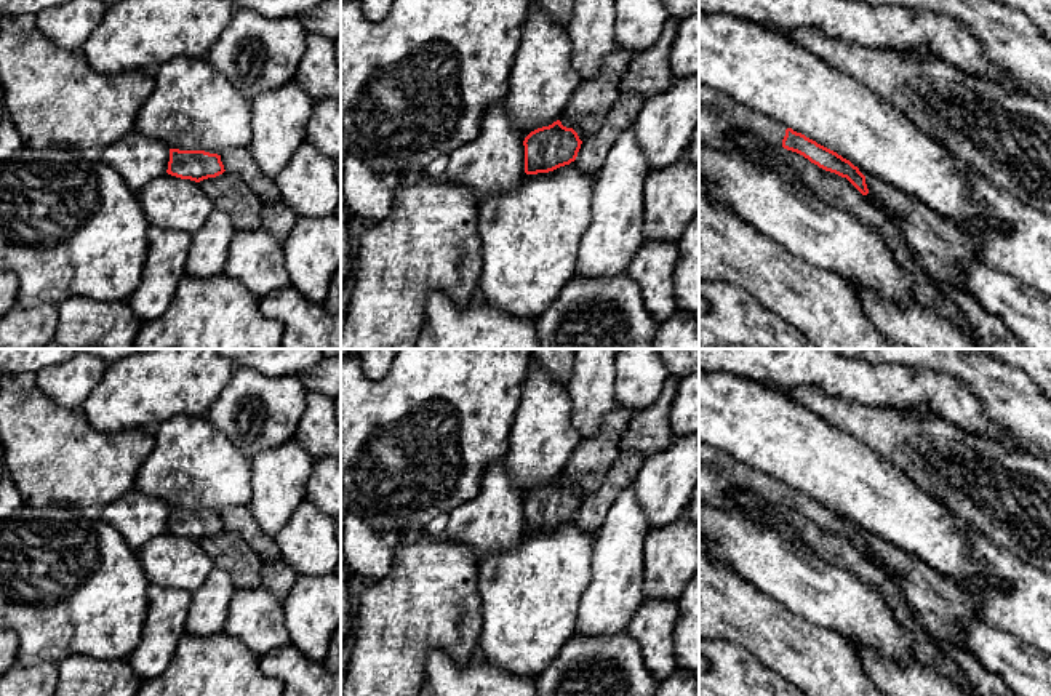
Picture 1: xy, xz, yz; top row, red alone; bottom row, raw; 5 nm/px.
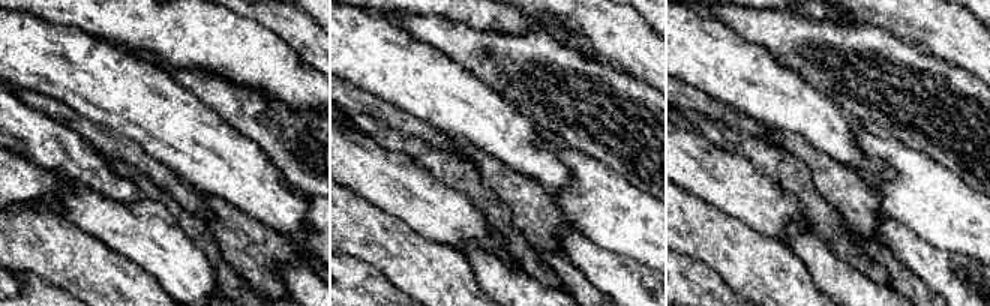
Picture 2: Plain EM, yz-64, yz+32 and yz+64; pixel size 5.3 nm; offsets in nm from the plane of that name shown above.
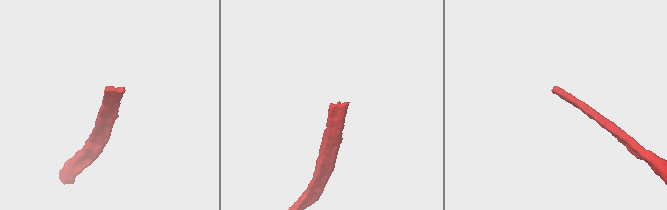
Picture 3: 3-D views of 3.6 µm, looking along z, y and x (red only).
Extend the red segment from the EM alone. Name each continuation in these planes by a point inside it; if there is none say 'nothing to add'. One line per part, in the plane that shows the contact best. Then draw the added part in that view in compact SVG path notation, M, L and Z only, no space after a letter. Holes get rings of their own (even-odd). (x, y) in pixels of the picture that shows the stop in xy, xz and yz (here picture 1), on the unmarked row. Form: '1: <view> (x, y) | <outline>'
1: yz (741, 476) | M699 442L699 462L726 478L741 491L752 491L768 504L782 506L787 485L766 475L702 442Z

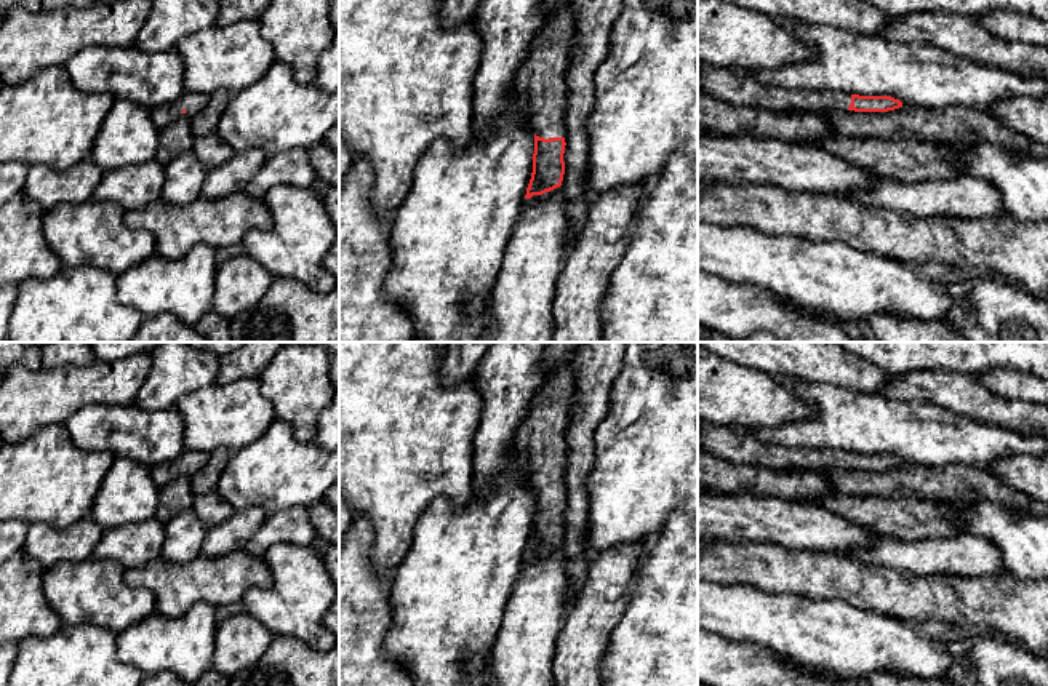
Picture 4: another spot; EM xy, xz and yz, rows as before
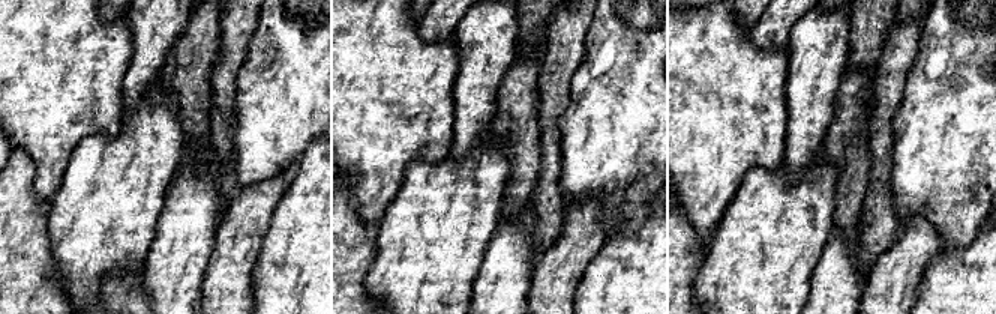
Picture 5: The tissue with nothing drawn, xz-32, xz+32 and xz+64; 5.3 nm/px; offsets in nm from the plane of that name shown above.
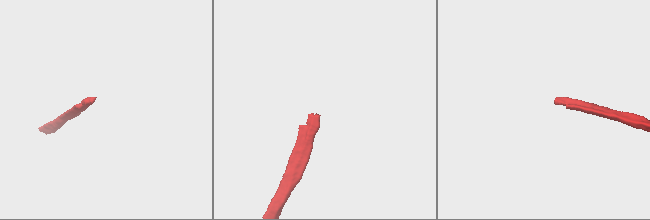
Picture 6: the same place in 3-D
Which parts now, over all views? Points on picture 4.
1: xz (540, 443) | M573 360L563 361L544 377L530 411L520 424L514 451L523 478L539 496L565 496L565 429L574 398Z

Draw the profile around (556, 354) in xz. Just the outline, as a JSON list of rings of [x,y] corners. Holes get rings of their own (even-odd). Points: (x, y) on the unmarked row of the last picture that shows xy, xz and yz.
[[[547,342],[544,349],[544,377],[554,373],[563,361],[573,360],[573,355],[582,342]]]

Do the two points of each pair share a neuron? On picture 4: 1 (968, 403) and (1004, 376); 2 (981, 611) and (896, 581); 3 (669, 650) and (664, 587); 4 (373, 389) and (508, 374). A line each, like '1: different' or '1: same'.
1: different
2: same
3: same
4: different

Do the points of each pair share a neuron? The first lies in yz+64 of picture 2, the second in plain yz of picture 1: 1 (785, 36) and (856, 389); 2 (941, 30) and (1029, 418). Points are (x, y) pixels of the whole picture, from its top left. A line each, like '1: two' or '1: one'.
1: two
2: one

